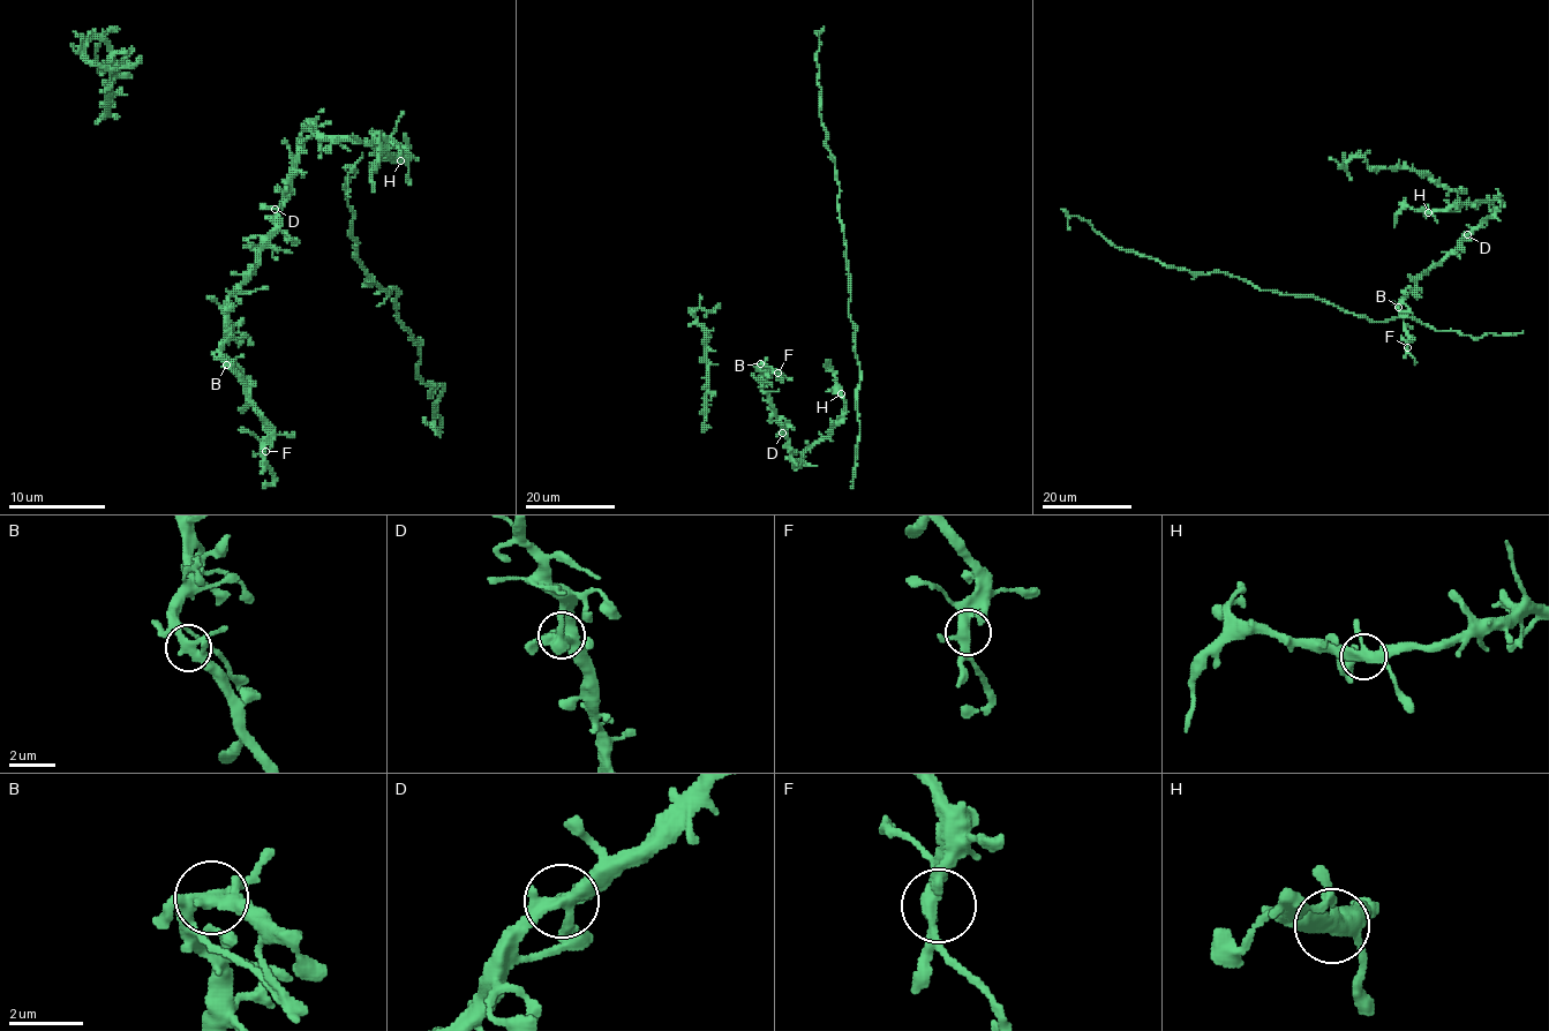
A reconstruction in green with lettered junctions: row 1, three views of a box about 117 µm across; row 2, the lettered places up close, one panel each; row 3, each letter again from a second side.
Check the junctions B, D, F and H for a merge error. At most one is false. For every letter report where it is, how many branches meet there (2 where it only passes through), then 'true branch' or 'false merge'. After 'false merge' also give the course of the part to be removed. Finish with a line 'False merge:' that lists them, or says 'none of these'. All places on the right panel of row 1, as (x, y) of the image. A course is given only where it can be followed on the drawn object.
B: place (1398, 307); branches 4; true branch
D: place (1467, 234); branches 4; true branch
F: place (1407, 347); branches 4; true branch
H: place (1428, 212); branches 4; true branch
False merge: none of these

